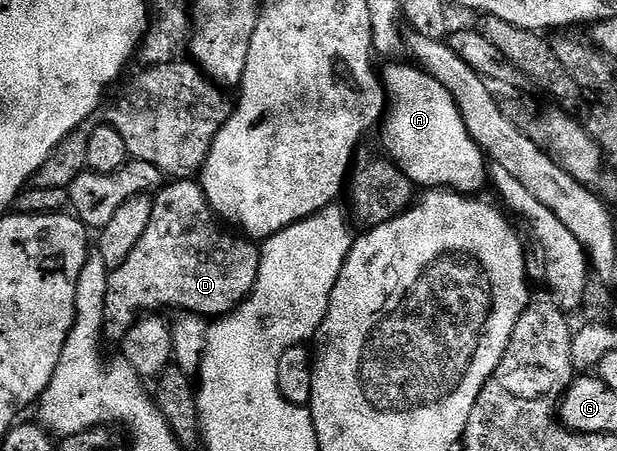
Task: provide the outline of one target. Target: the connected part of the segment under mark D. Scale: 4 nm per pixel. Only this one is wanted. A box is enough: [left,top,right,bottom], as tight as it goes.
[103,180,260,342]

